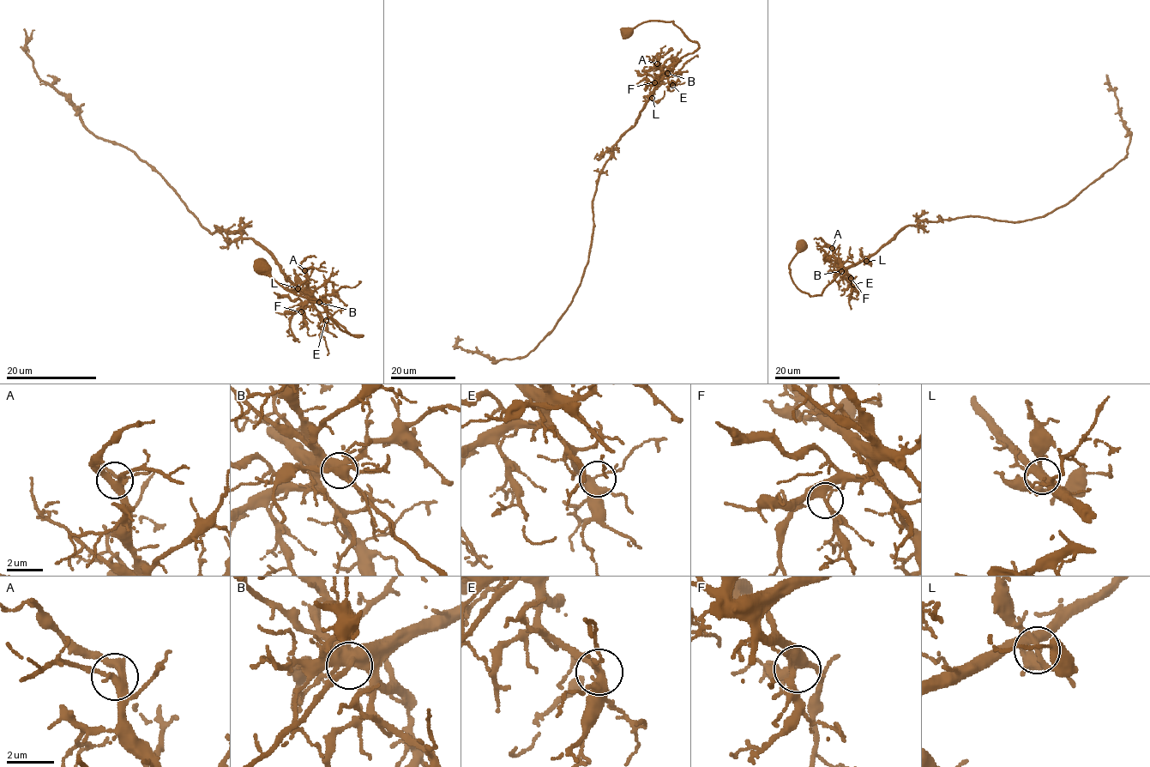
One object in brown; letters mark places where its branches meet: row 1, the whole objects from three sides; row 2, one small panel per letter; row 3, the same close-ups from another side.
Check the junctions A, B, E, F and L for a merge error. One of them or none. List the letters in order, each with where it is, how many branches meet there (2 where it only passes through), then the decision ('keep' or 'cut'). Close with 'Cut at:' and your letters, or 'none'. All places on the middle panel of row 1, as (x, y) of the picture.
A: at (657, 63); 4 branches meet; keep
B: at (667, 73); 3 branches meet; keep
E: at (672, 85); 5 branches meet; keep
F: at (654, 82); 3 branches meet; keep
L: at (652, 98); 5 branches meet; keep
Cut at: none

